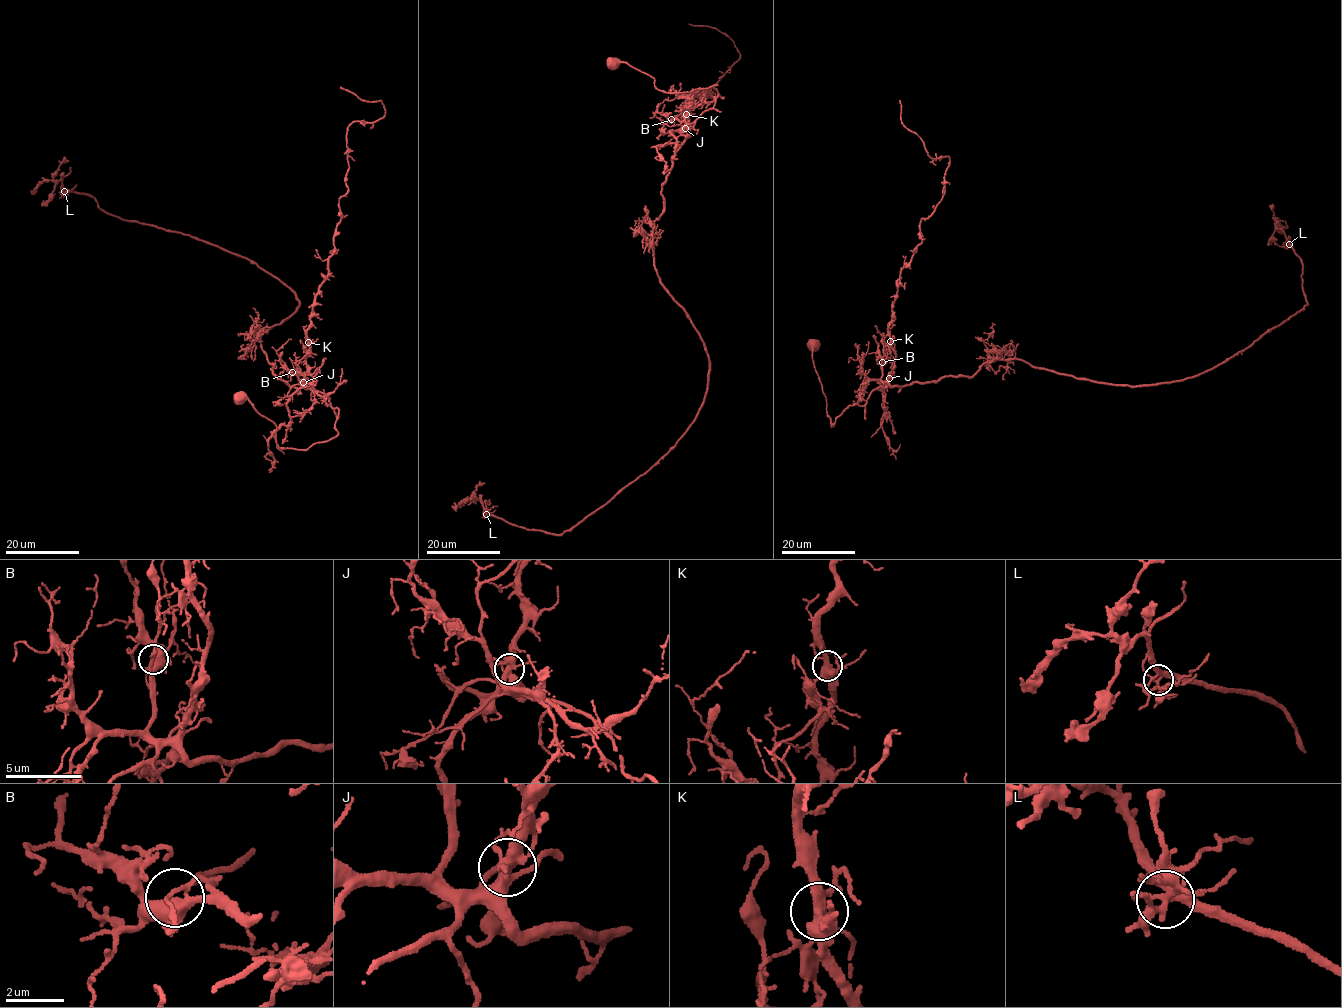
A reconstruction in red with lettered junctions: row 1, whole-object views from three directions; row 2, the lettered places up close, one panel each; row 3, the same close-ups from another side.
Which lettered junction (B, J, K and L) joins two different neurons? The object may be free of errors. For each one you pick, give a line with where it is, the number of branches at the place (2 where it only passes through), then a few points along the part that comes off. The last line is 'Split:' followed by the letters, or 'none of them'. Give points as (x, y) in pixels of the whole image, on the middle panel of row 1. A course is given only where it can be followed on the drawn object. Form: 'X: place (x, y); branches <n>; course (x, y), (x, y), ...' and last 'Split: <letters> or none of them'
J: place (685, 128); branches 6; course (685, 128), (685, 101), (707, 98), (704, 88), (713, 97), (740, 57), (715, 28), (689, 23)
Split: J

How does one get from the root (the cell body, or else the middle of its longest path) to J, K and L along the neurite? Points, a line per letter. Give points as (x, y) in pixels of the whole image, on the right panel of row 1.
J: (814, 345), (812, 362), (826, 398), (831, 426), (848, 406), (864, 405), (872, 390), (889, 378)
K: (814, 345), (812, 362), (833, 427), (843, 411), (864, 405), (872, 390), (888, 379), (895, 359), (890, 341)
L: (814, 345), (831, 426), (885, 383), (970, 377), (995, 359), (1116, 384), (1180, 381), (1306, 305), (1289, 244)

